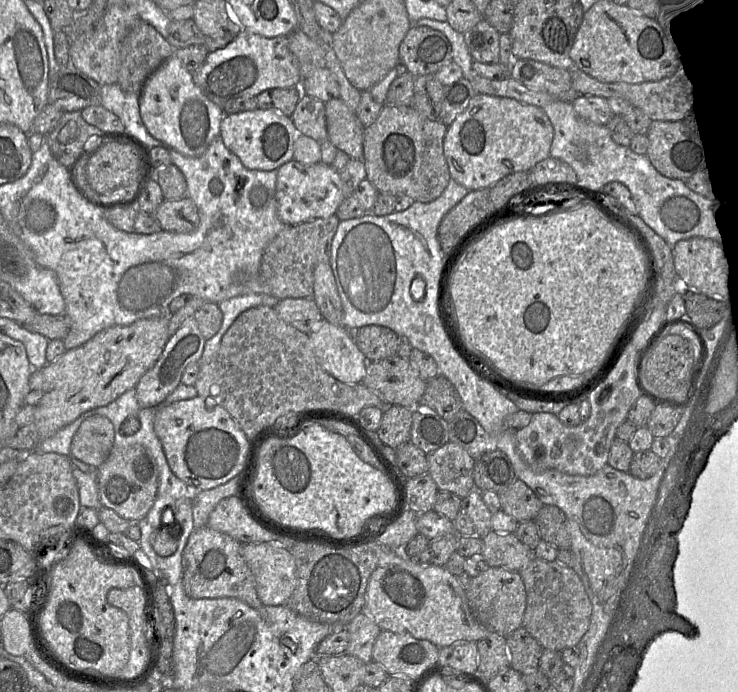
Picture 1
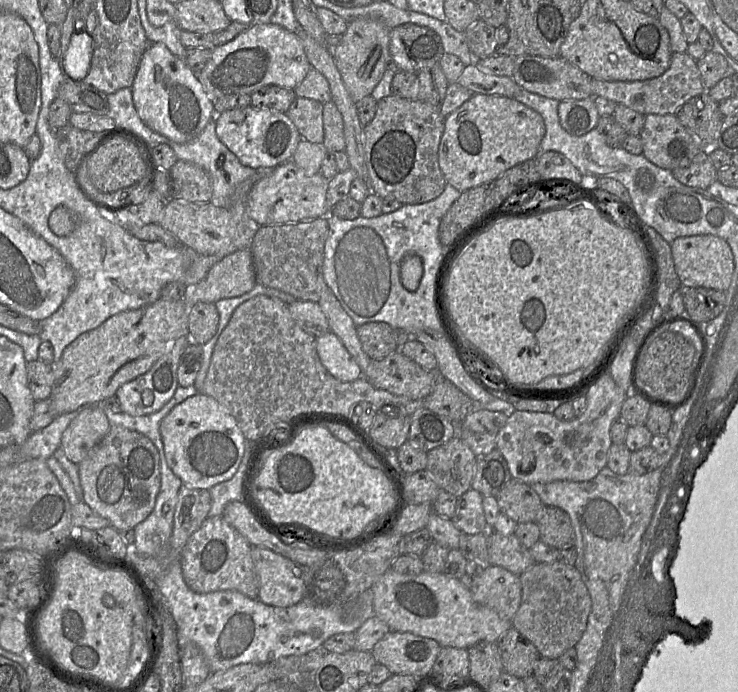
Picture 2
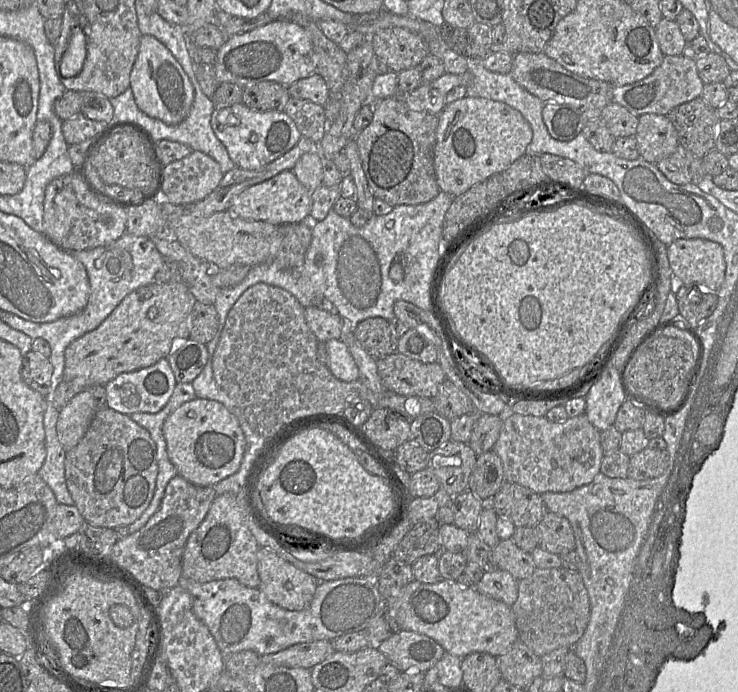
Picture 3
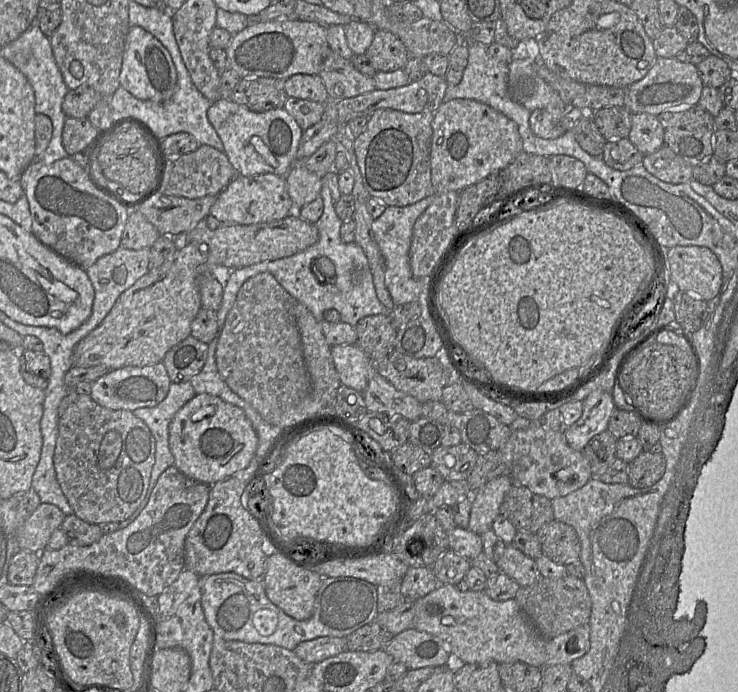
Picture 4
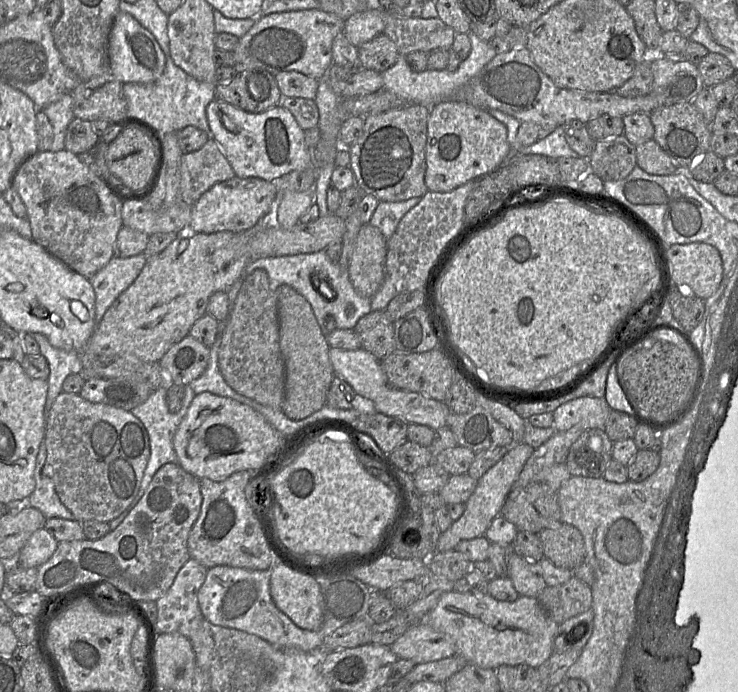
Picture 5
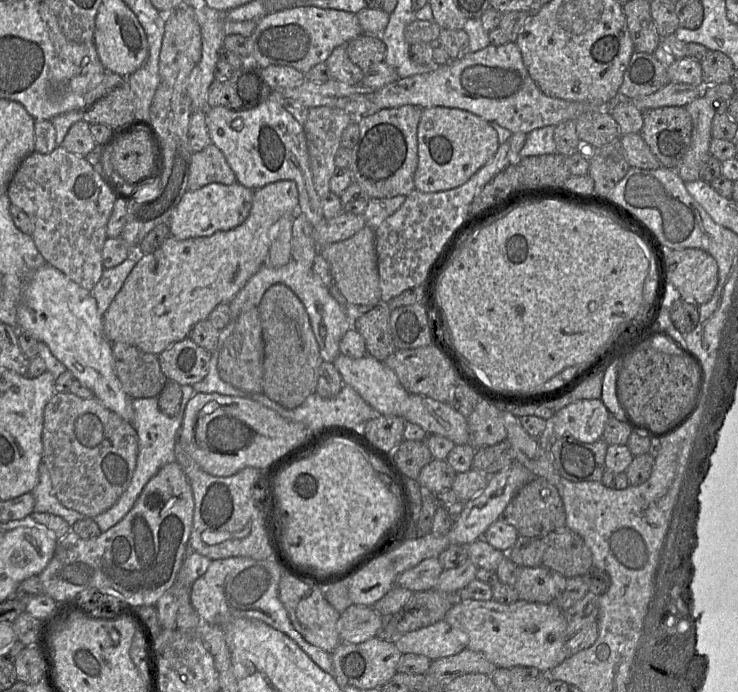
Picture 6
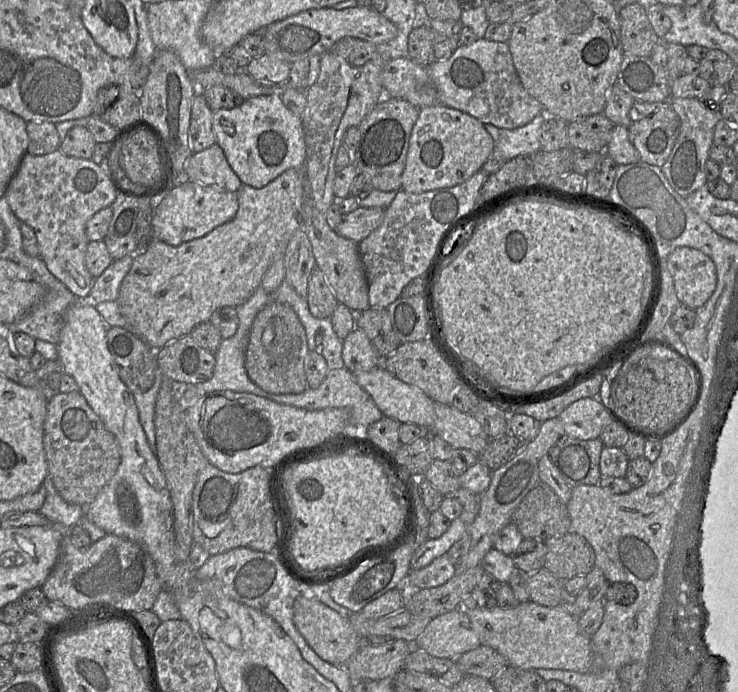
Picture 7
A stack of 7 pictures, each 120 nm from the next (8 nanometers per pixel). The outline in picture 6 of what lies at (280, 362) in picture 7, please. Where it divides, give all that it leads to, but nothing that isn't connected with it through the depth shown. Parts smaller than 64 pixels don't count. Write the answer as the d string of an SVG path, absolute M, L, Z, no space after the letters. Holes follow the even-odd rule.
M281 283L271 286L266 291L258 306L258 311L264 342L263 393L282 407L294 409L316 392L319 368L324 361L308 313L297 295Z

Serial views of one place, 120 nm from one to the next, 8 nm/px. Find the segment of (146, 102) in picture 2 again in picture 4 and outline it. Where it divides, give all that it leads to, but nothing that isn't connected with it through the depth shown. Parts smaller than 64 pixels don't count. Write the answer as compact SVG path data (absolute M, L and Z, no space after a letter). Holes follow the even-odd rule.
M131 26L126 35L119 83L120 87L135 98L153 102L163 102L175 91L177 73L170 53L153 35L141 27Z

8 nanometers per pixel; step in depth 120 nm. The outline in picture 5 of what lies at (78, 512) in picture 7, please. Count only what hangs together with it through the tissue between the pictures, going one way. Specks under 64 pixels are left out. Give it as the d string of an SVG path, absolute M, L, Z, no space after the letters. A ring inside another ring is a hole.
M44 440L40 444L34 470L35 489L26 504L38 509L46 519L63 518L76 520L74 514L61 502L52 479L52 468L46 463L47 448Z

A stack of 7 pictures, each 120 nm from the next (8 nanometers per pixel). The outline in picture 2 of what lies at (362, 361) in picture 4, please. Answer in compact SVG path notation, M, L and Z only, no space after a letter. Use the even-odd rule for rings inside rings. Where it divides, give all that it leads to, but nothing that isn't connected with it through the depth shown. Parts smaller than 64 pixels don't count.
M329 331L316 338L320 362L337 380L352 382L362 377L362 371L339 338Z

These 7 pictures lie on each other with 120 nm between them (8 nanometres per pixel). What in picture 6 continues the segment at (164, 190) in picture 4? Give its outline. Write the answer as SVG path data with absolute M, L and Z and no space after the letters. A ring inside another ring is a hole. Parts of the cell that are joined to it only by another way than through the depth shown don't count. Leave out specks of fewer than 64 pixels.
M213 143L191 156L187 189L194 191L212 183L231 185L236 176L222 151Z

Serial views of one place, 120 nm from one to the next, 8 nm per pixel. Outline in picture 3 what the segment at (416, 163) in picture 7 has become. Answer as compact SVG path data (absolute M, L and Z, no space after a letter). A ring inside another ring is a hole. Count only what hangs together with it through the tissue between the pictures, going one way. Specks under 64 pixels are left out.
M464 97L438 115L434 170L441 191L453 198L502 173L526 154L533 137L530 124L511 106L483 97Z

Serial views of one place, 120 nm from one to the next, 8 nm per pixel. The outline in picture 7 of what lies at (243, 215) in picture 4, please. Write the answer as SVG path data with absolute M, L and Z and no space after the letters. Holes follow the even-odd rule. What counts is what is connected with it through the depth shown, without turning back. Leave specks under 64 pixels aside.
M181 179L164 194L151 217L154 238L171 246L201 238L231 221L239 208L237 194L198 182Z

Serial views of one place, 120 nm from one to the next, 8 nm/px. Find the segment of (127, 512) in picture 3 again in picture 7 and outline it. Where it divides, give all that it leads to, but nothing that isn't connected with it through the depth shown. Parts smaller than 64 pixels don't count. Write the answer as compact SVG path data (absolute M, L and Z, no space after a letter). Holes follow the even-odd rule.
M79 391L56 393L49 400L43 440L49 476L56 490L66 502L81 507L95 500L121 462L116 437L105 428Z

